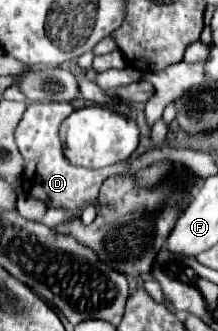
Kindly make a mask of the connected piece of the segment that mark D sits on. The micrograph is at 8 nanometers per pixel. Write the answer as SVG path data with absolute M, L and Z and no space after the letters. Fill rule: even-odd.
M28 103L28 109L16 129L16 143L20 147L22 157L26 159L24 167L24 189L30 191L36 199L44 201L48 207L66 207L74 211L72 219L82 215L84 201L96 201L100 185L116 173L128 169L128 161L116 163L106 169L82 169L72 167L62 153L62 143L58 137L58 127L62 119L66 119L74 111L70 103Z

